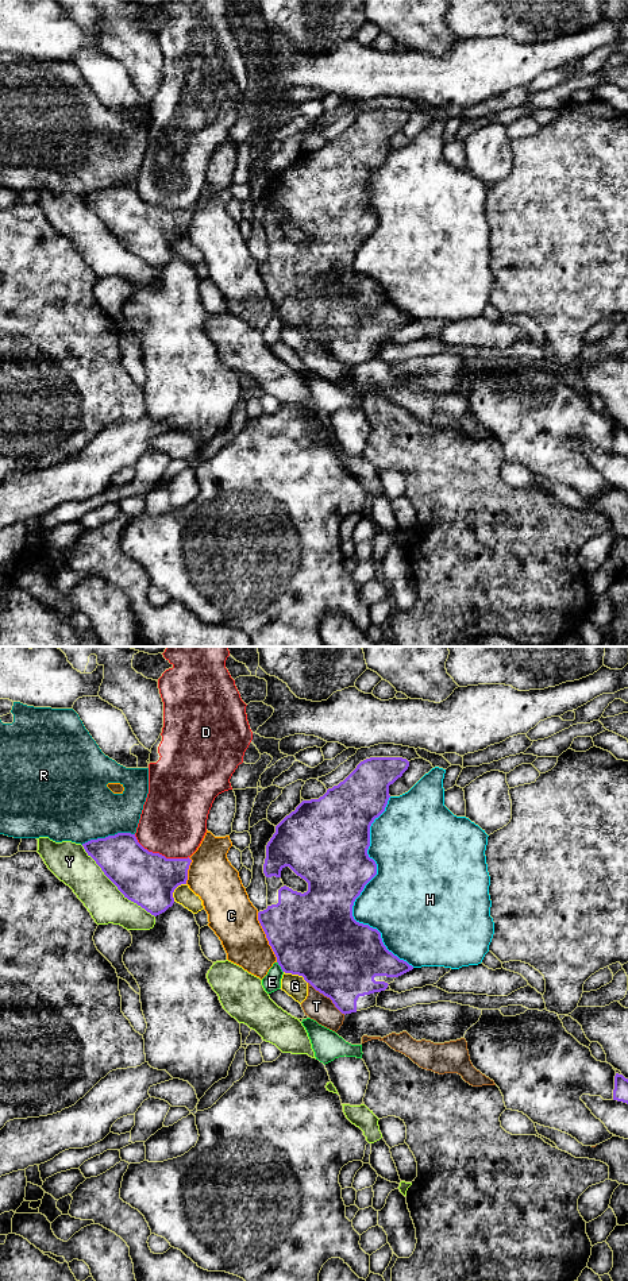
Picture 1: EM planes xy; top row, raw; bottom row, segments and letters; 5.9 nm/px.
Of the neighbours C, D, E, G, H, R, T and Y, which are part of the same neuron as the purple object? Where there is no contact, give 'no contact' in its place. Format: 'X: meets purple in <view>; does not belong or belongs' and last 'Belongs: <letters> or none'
C: meets purple in xy; does not belong
D: meets purple in xy; does not belong
E: meets purple in xy; does not belong
G: meets purple in xy; does not belong
H: meets purple in xy; does not belong
R: meets purple in xy; does not belong
T: meets purple in xy; does not belong
Y: meets purple in xy; does not belong
Belongs: none

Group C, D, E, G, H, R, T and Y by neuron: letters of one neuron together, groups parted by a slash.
C / D / E / G T / H / R / Y

